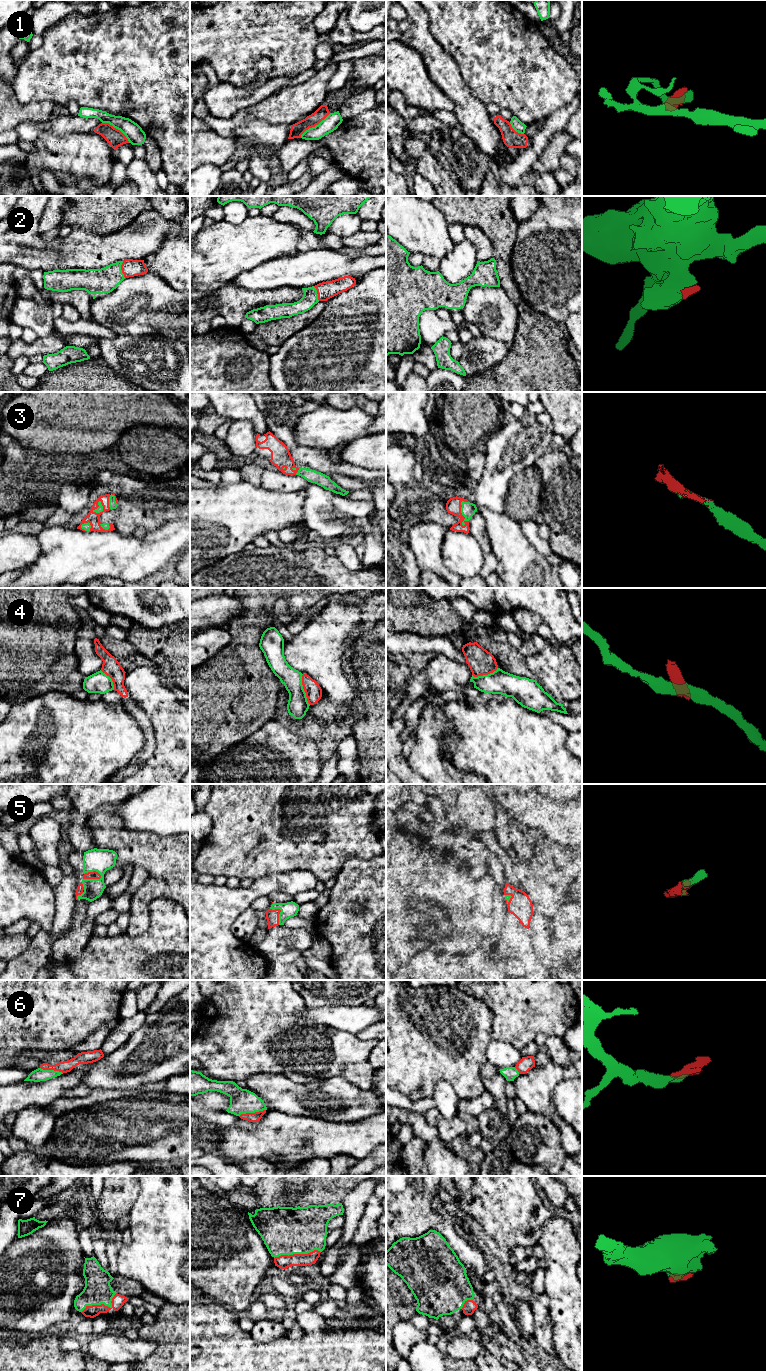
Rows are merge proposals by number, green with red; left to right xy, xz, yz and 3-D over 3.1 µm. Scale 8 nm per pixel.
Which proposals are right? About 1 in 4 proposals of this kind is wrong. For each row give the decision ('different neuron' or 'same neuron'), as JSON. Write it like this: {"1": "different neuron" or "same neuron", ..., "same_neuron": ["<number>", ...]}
{"1": "different neuron", "2": "same neuron", "3": "same neuron", "4": "different neuron", "5": "same neuron", "6": "same neuron", "7": "same neuron", "same_neuron": ["2", "3", "5", "6", "7"]}

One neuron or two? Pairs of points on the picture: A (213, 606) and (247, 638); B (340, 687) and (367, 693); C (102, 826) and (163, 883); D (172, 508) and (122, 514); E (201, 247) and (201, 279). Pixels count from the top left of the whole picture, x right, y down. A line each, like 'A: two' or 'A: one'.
A: two
B: two
C: one
D: one
E: one

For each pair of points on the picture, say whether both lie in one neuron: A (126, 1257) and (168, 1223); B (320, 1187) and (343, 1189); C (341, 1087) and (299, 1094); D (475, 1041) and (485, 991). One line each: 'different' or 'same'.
A: same
B: same
C: same
D: different

